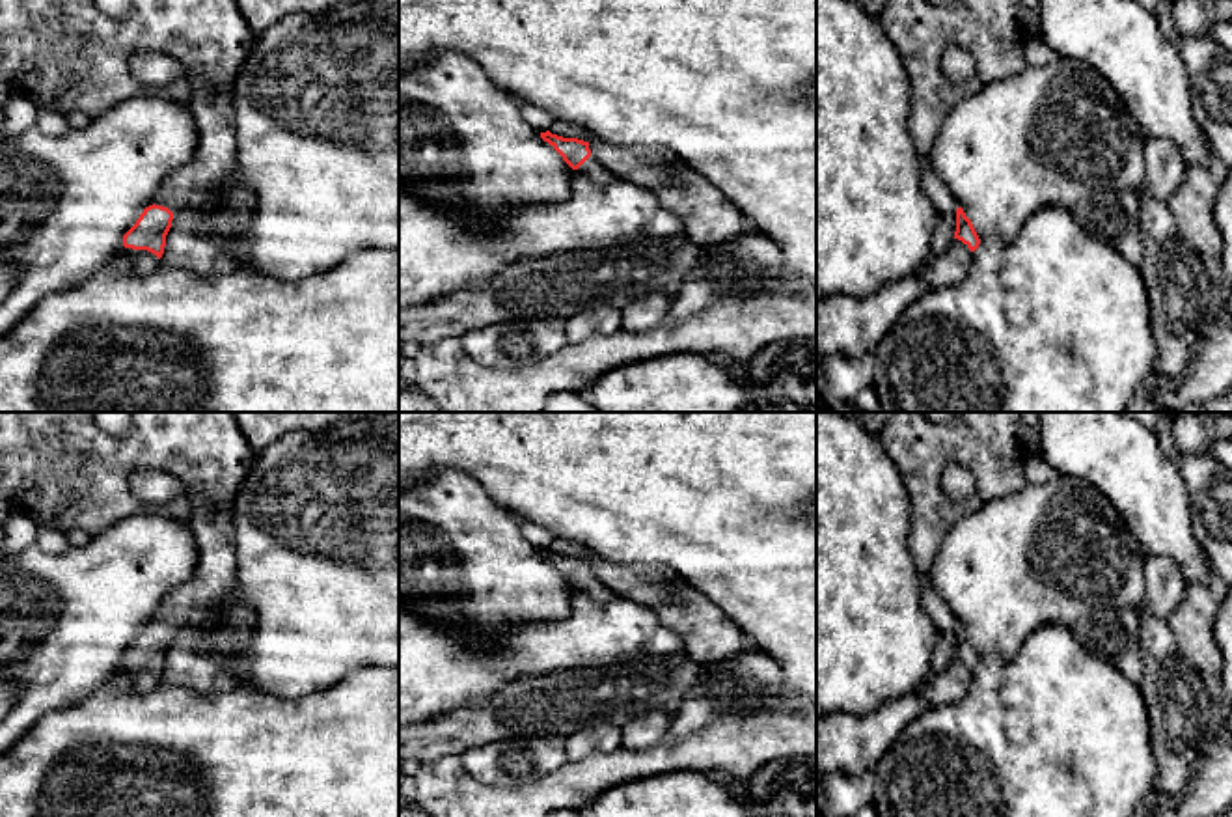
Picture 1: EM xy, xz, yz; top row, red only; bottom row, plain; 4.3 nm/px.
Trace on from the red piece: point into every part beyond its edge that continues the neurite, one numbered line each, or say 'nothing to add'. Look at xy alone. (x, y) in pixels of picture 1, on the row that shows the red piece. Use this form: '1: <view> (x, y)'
1: xy (213, 110)
2: xy (142, 260)

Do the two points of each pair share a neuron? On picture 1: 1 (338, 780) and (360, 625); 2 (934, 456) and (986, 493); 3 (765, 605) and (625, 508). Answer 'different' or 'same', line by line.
1: different
2: same
3: same

